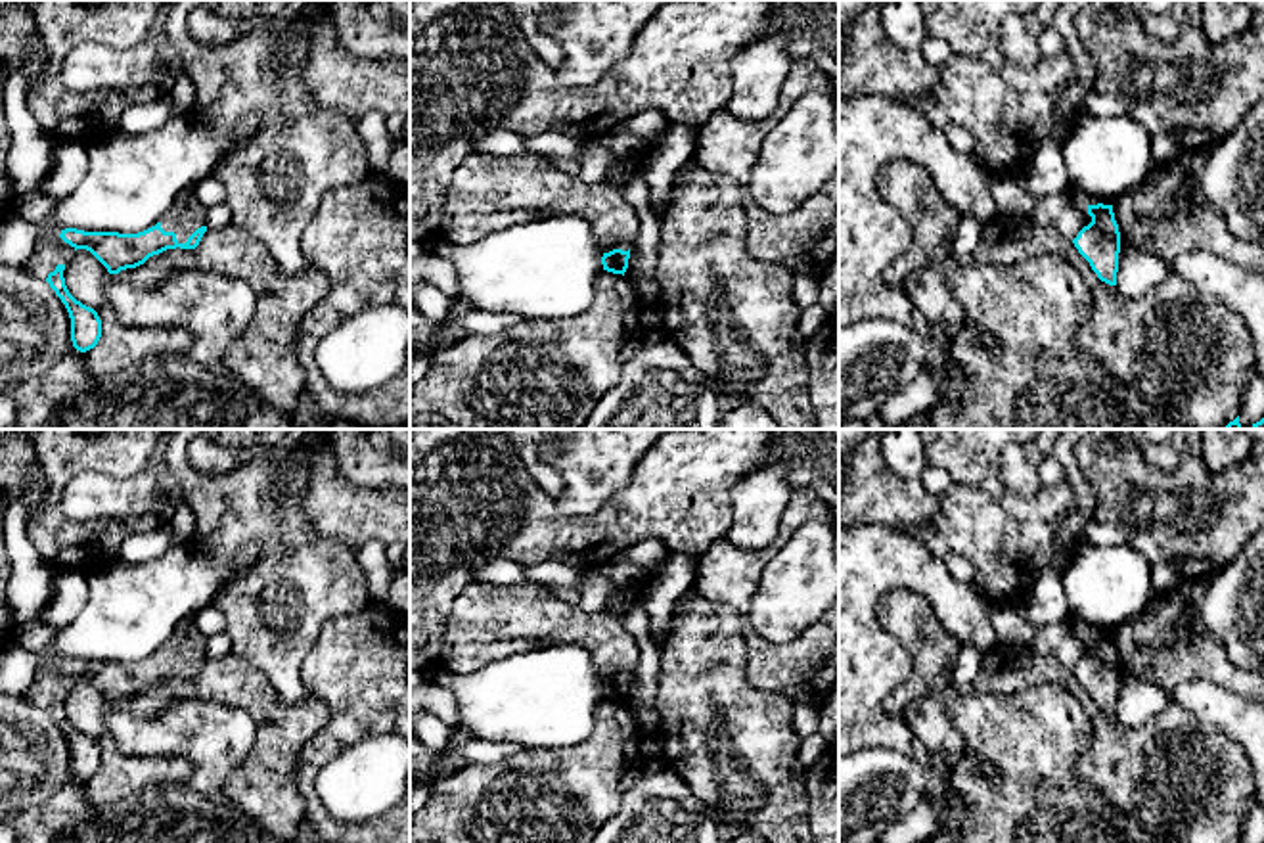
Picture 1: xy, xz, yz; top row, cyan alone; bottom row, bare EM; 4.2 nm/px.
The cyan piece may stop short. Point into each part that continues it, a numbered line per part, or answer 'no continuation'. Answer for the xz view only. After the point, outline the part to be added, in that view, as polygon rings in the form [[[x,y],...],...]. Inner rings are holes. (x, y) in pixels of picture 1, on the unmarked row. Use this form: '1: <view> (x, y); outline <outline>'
1: xz (489, 621); outline [[[471,581],[454,602],[439,663],[454,672],[467,674],[513,653],[553,644],[584,648],[603,682],[613,678],[628,680],[640,655],[636,638],[607,609],[590,615],[580,605],[559,600],[552,588],[530,582],[506,586]]]

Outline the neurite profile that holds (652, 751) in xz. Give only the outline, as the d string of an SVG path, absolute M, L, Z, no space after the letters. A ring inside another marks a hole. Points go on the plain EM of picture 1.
M655 732L647 734L642 740L642 761L645 768L665 768L665 755L663 755L663 745L661 740Z

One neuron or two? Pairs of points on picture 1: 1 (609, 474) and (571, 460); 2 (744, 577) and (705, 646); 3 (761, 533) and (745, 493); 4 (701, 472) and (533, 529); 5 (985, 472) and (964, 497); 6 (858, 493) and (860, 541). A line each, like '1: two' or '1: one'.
1: one
2: two
3: one
4: one
5: two
6: two

